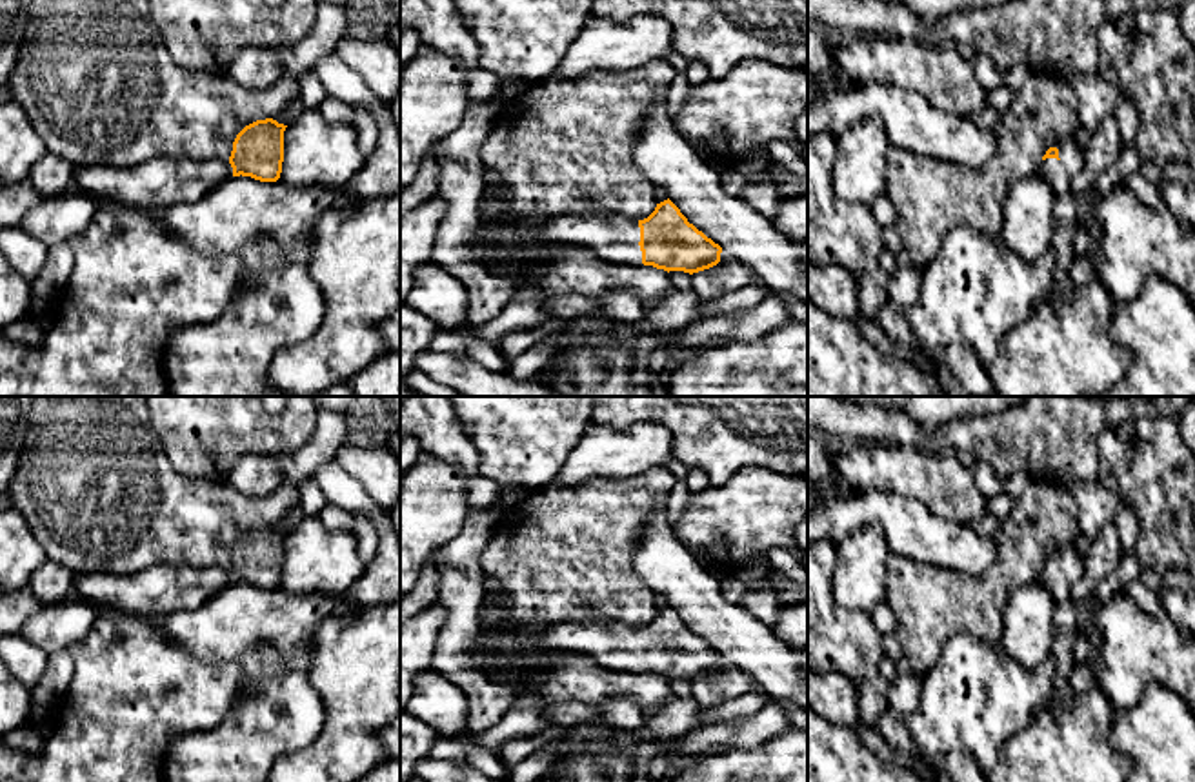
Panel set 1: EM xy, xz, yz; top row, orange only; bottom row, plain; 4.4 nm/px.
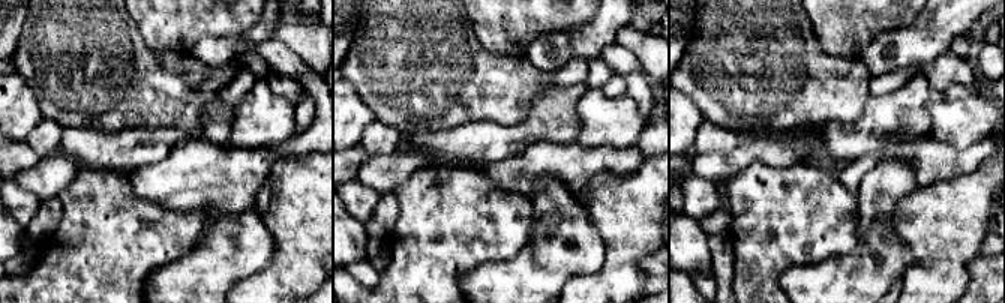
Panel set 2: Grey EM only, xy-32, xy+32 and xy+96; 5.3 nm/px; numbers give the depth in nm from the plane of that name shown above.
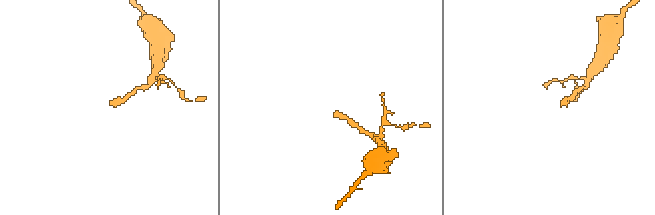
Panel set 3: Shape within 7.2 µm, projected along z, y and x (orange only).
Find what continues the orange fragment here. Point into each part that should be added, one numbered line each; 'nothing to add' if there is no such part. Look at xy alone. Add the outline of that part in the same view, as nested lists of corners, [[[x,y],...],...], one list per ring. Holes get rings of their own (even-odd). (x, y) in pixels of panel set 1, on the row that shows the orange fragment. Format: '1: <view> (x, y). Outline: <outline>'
1: xy (153, 186). Outline: [[[158,156],[131,167],[75,167],[73,189],[93,196],[98,206],[160,215],[167,207],[200,200],[229,176],[229,160]]]

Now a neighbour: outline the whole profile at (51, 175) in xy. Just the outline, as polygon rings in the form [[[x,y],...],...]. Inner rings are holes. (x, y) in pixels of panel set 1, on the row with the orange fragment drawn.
[[[47,153],[35,162],[27,180],[42,198],[47,198],[73,189],[73,171],[67,160]]]

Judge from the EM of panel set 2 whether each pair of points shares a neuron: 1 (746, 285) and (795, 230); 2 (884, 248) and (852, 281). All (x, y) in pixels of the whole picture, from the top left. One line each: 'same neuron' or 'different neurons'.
1: same neuron
2: same neuron

